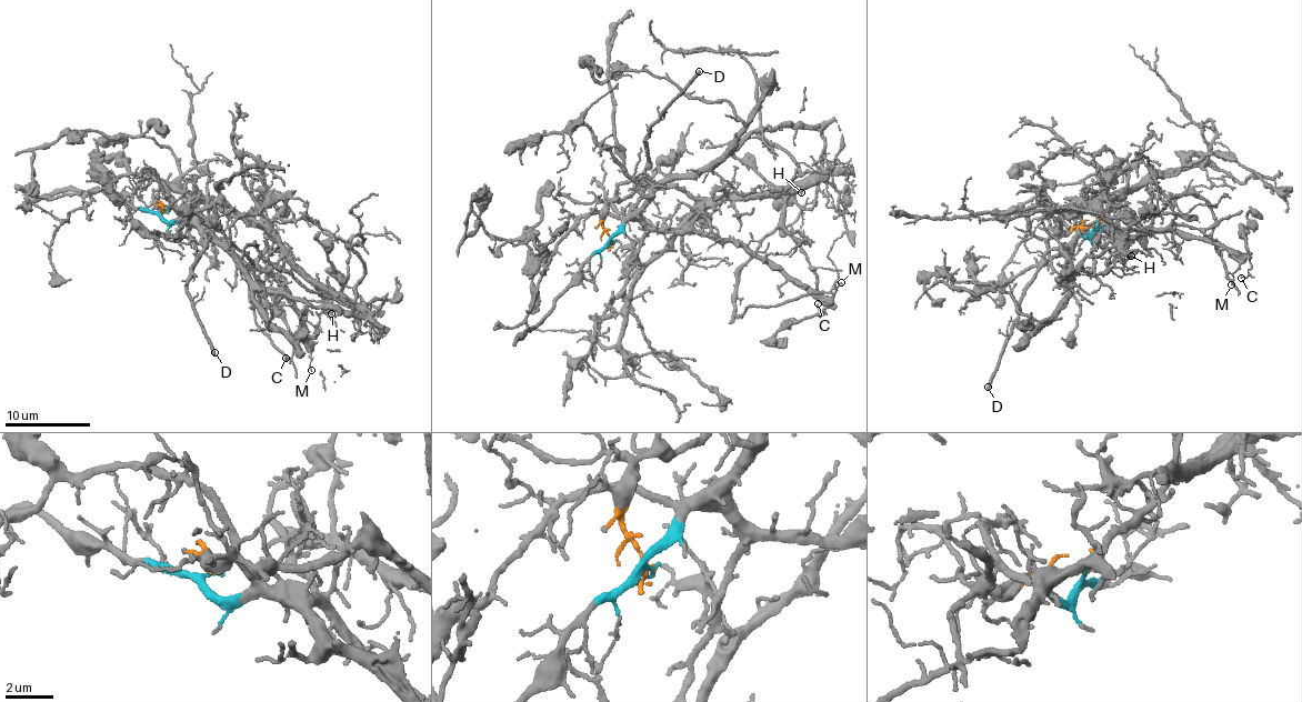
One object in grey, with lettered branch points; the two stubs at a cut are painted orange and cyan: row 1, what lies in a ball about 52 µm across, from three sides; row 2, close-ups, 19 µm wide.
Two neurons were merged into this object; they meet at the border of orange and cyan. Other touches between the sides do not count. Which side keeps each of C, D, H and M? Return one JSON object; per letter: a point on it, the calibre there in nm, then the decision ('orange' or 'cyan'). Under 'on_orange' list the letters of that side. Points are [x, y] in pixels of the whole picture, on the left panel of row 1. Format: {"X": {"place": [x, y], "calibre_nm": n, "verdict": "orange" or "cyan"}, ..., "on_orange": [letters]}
{"C": {"place": [286, 358], "calibre_nm": 110, "verdict": "cyan"}, "D": {"place": [214, 352], "calibre_nm": 240, "verdict": "cyan"}, "H": {"place": [331, 313], "calibre_nm": 130, "verdict": "orange"}, "M": {"place": [311, 370], "calibre_nm": 110, "verdict": "cyan"}, "on_orange": ["H"]}

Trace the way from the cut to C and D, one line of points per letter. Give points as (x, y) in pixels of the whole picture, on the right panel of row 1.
C: (1094, 227), (1084, 236), (1102, 223), (1134, 236), (1169, 228), (1207, 238), (1249, 253), (1241, 278)
D: (1094, 227), (1088, 237), (1081, 231), (1067, 247), (1044, 257), (1023, 294), (988, 388)

